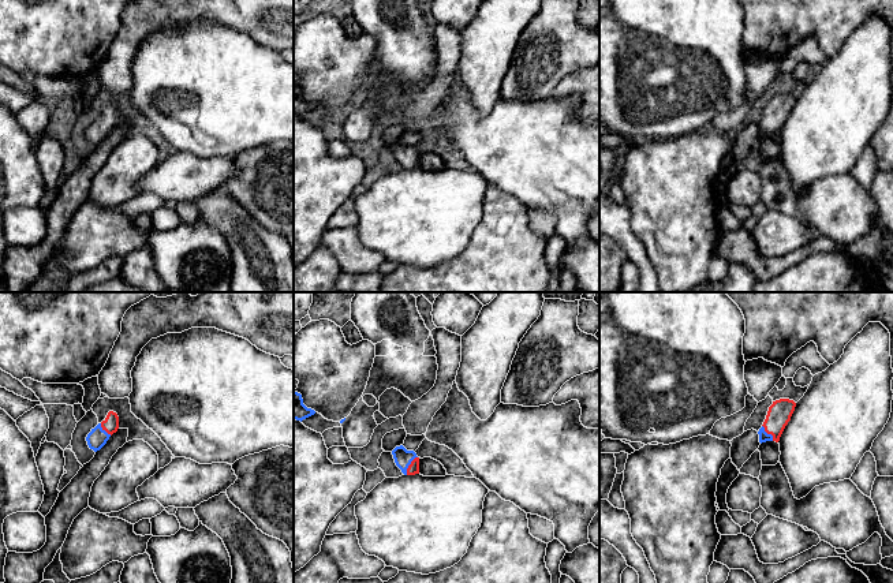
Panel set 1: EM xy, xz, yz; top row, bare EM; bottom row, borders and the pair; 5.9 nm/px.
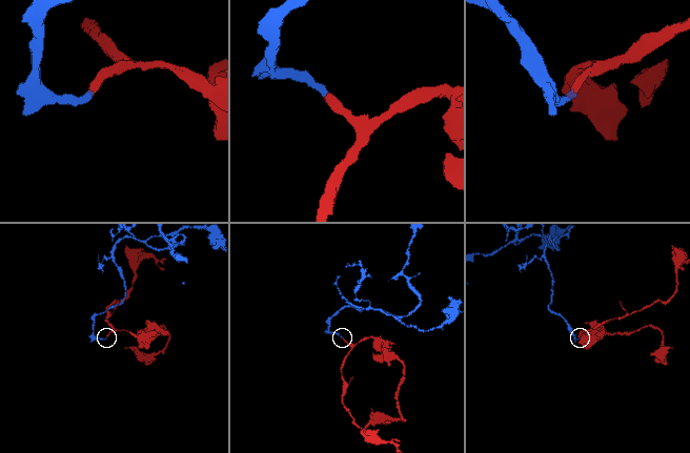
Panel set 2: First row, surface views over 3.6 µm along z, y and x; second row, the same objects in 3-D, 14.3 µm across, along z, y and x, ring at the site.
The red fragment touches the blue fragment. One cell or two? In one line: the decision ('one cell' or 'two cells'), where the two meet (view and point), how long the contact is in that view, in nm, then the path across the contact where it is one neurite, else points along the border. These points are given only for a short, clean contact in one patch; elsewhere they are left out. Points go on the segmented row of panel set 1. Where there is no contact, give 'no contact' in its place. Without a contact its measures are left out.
one cell; contact xz (408, 466); length 130 nm; way xz (413, 468), (408, 466), (403, 458)

